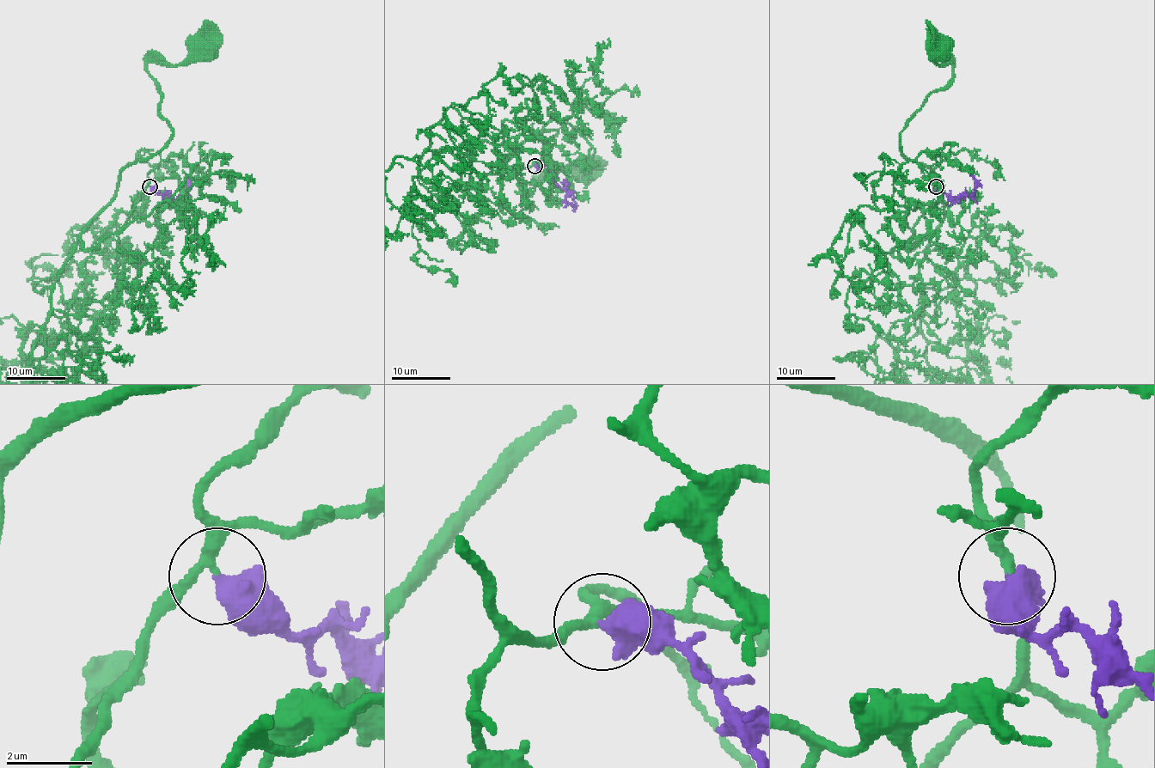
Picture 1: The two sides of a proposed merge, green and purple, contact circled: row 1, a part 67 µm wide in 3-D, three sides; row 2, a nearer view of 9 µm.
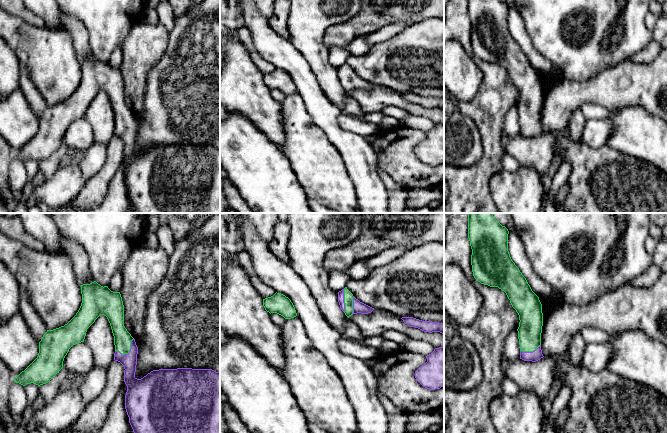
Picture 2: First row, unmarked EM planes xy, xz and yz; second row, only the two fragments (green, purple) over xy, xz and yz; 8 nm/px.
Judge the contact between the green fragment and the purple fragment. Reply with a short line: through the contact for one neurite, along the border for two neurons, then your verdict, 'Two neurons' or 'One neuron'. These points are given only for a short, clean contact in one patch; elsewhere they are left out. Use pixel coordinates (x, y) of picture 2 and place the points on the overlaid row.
Line: xy (122, 338), (128, 352), (129, 361). One neuron

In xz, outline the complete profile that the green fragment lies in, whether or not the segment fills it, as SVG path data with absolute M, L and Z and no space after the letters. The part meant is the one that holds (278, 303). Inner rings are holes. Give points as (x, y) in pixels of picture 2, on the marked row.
M276 292L273 296L263 299L263 306L270 314L277 313L285 319L291 319L297 316L291 300L281 293Z

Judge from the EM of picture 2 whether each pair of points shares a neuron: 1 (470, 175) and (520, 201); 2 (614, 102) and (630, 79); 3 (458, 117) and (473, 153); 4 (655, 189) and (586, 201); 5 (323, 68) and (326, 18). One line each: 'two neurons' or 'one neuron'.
1: two neurons
2: one neuron
3: one neuron
4: one neuron
5: one neuron

